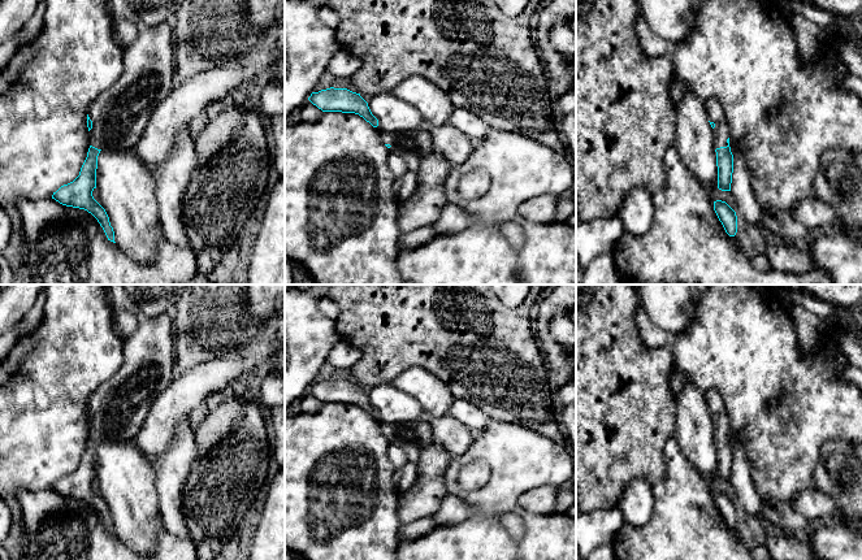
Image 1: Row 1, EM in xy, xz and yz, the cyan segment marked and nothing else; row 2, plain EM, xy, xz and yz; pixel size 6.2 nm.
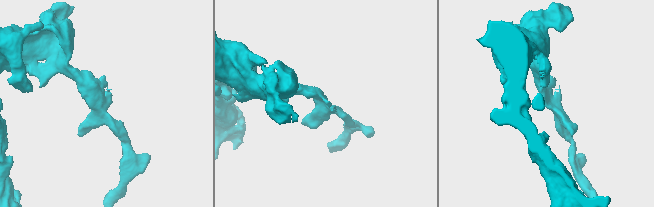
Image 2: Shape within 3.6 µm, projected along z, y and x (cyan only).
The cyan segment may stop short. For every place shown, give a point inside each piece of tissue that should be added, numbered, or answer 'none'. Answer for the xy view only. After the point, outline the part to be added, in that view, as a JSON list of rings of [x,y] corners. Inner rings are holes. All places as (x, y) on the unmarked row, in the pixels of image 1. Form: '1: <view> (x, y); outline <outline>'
1: xy (120, 406); outline [[[173,314],[143,317],[137,330],[124,342],[124,363],[116,374],[88,398],[92,412],[90,437],[116,443],[134,440],[157,396],[174,381]]]

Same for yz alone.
1: yz (713, 396); outline [[[707,388],[703,391],[703,398],[706,400],[707,412],[714,413],[712,420],[712,435],[714,439],[727,438],[727,430],[729,429],[729,421],[725,412],[725,404],[723,401],[722,394],[718,388]]]

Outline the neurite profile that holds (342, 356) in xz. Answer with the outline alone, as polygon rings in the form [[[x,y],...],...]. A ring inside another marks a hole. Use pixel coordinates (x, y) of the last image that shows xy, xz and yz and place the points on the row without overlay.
[[[338,342],[326,356],[329,363],[335,369],[348,369],[359,361],[361,351],[347,342]]]

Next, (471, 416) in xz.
[[[454,399],[449,413],[469,430],[484,430],[490,418],[476,405],[463,399]]]

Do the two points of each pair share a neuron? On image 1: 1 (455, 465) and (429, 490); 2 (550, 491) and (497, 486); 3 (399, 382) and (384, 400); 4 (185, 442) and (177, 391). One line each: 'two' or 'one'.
1: two
2: two
3: two
4: two

